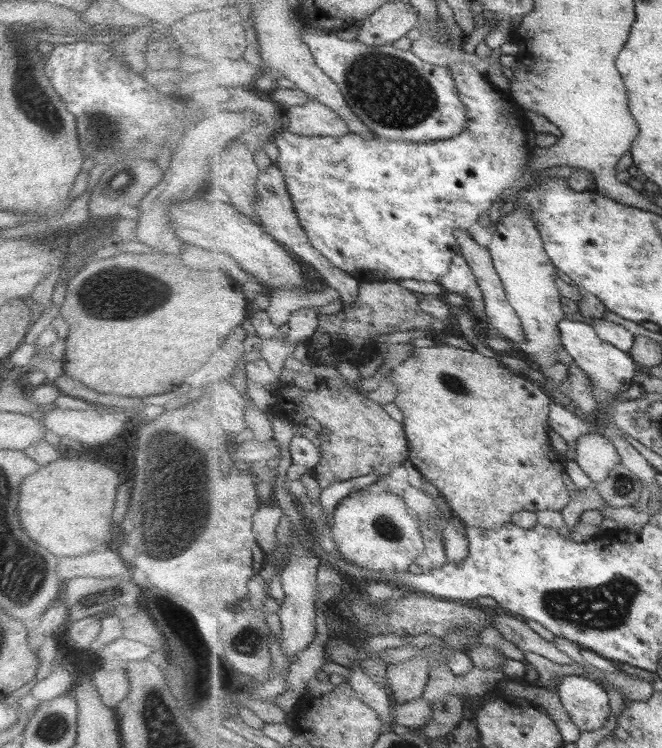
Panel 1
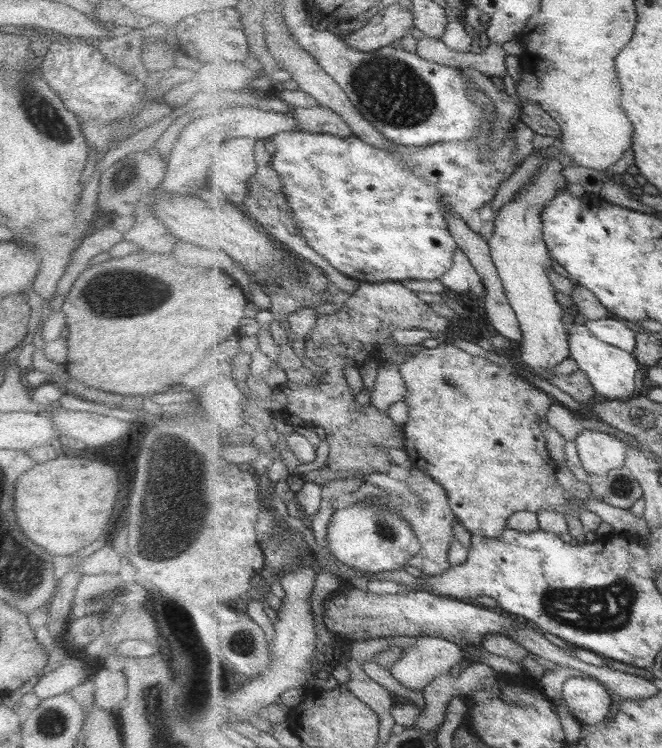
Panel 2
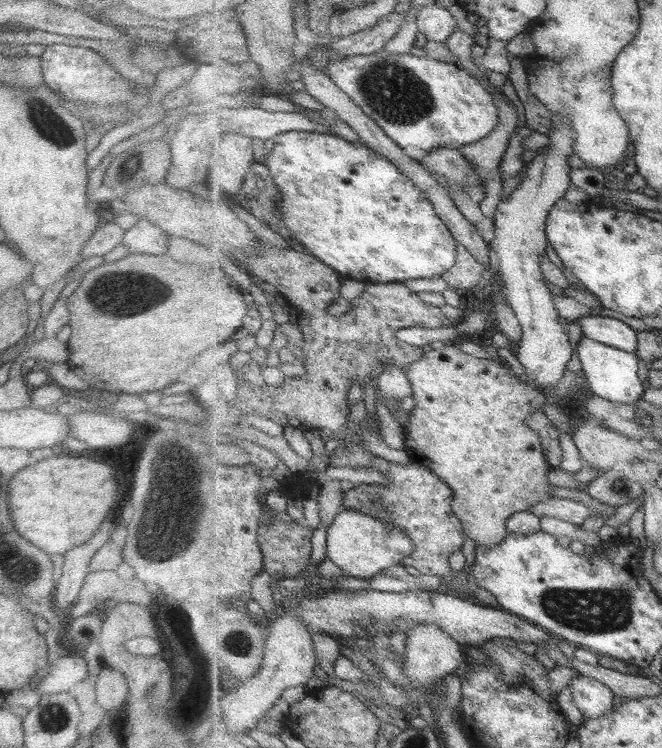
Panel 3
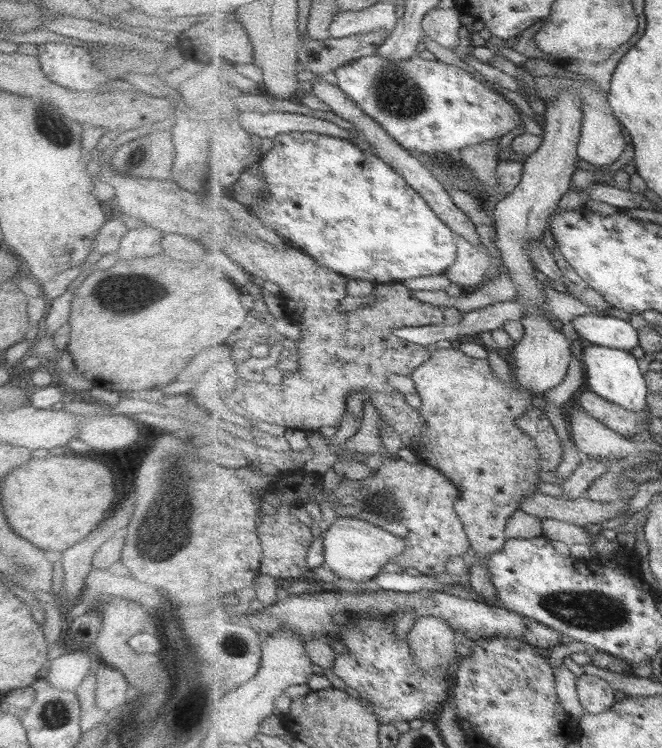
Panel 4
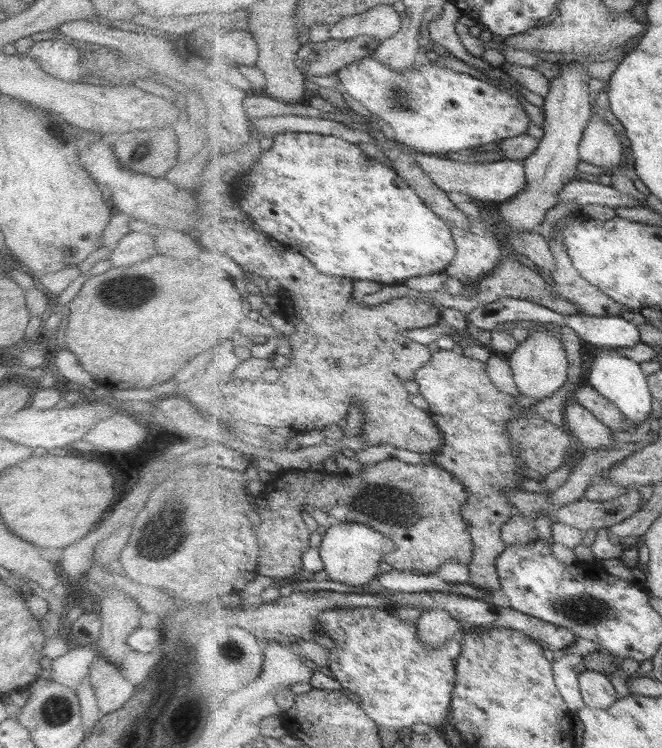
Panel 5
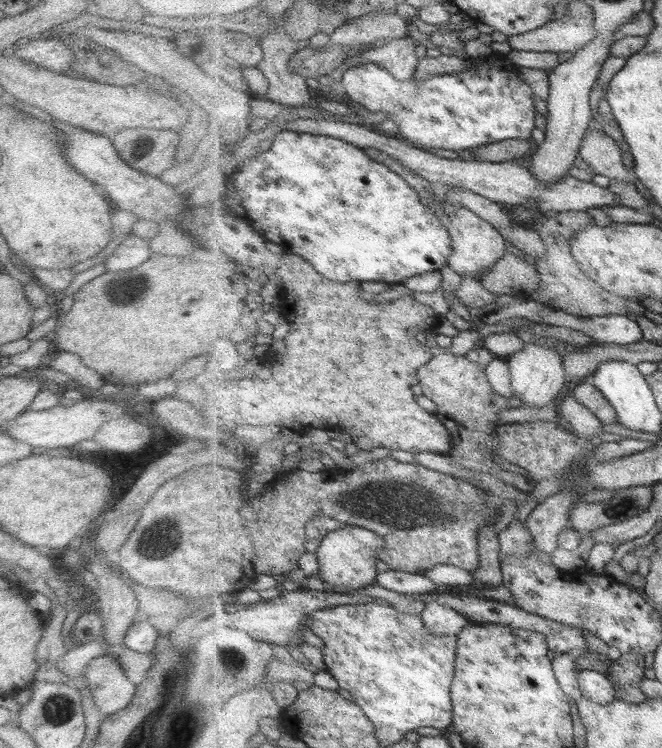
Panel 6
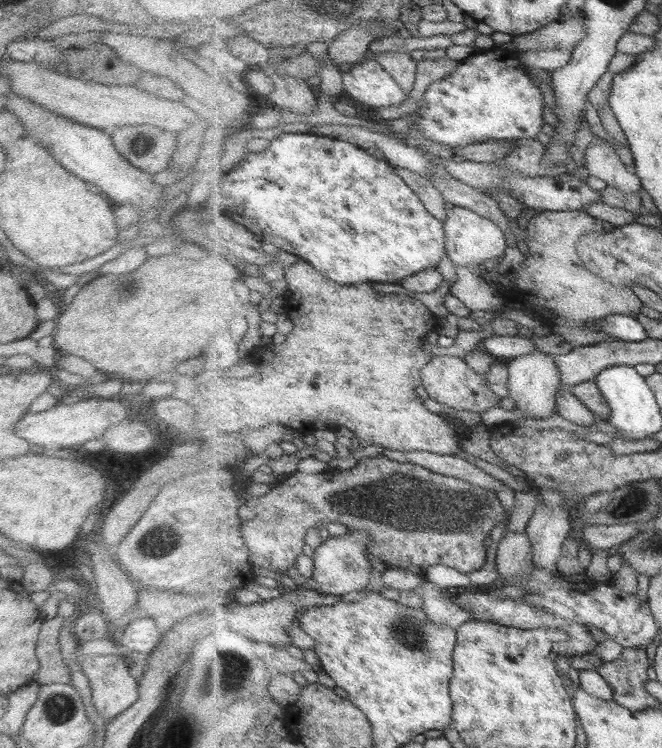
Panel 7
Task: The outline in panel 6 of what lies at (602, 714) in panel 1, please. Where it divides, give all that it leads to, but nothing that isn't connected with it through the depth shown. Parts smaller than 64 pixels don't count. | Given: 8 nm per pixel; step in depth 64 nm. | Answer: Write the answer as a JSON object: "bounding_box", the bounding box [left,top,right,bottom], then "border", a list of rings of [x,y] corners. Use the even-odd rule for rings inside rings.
{"bounding_box":[578,670,618,705],"border":[[[583,670],[578,675],[582,695],[601,705],[611,704],[618,696],[618,692],[605,673],[595,670]]]}

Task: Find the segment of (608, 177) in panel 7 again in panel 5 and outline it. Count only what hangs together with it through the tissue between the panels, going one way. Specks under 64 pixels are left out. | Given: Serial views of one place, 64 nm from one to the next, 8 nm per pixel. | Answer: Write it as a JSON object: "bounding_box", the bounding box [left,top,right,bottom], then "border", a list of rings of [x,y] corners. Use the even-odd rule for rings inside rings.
{"bounding_box":[580,112,625,176],"border":[[[593,112],[580,144],[580,157],[585,164],[605,167],[607,174],[613,176],[623,169],[621,156],[625,152],[617,130],[597,112]]]}

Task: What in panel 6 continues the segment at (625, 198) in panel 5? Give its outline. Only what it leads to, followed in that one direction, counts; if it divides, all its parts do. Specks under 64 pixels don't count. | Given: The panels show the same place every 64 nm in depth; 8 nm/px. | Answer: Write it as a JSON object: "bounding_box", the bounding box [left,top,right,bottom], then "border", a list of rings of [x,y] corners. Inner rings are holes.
{"bounding_box":[282,119,618,214],"border":[[[294,119],[287,121],[282,128],[283,131],[301,132],[314,135],[330,136],[350,142],[359,148],[376,148],[385,151],[397,160],[405,168],[413,173],[426,178],[432,188],[439,195],[447,195],[452,188],[464,188],[487,200],[492,200],[503,206],[531,205],[537,207],[543,214],[550,212],[559,213],[563,211],[584,211],[587,208],[600,208],[603,206],[615,206],[618,204],[618,194],[609,188],[602,188],[593,184],[592,181],[585,182],[573,176],[567,175],[556,179],[555,182],[540,182],[528,168],[517,161],[505,161],[495,163],[489,161],[472,160],[464,161],[458,159],[447,159],[420,149],[398,136],[379,132],[364,126],[342,121],[331,121],[329,119]]]}

